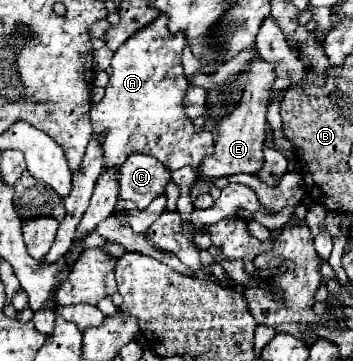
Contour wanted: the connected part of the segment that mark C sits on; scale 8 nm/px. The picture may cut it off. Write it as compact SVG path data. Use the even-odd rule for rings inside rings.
M134 153L120 167L120 199L132 201L138 209L146 209L154 195L164 191L170 171L152 155Z

